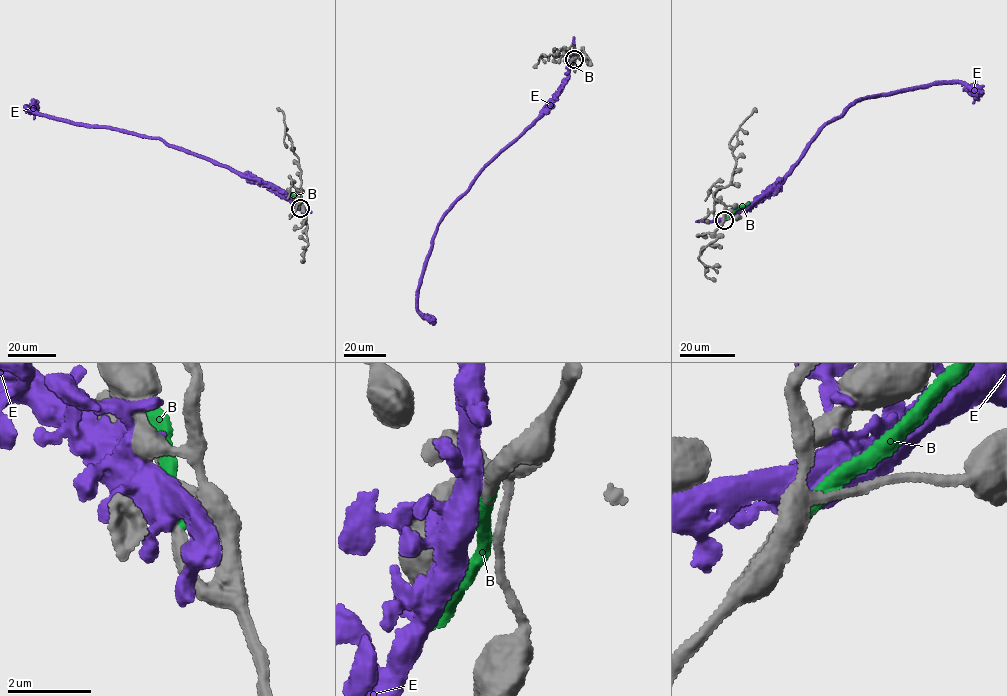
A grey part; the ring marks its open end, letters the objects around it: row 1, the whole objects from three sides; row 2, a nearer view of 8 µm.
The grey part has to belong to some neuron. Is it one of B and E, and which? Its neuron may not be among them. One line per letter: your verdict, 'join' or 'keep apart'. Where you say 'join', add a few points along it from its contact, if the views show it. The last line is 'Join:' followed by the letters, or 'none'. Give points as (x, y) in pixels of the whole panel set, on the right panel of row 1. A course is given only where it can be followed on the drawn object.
B: join; course (724, 221), (749, 202)
E: keep apart
Join: B

